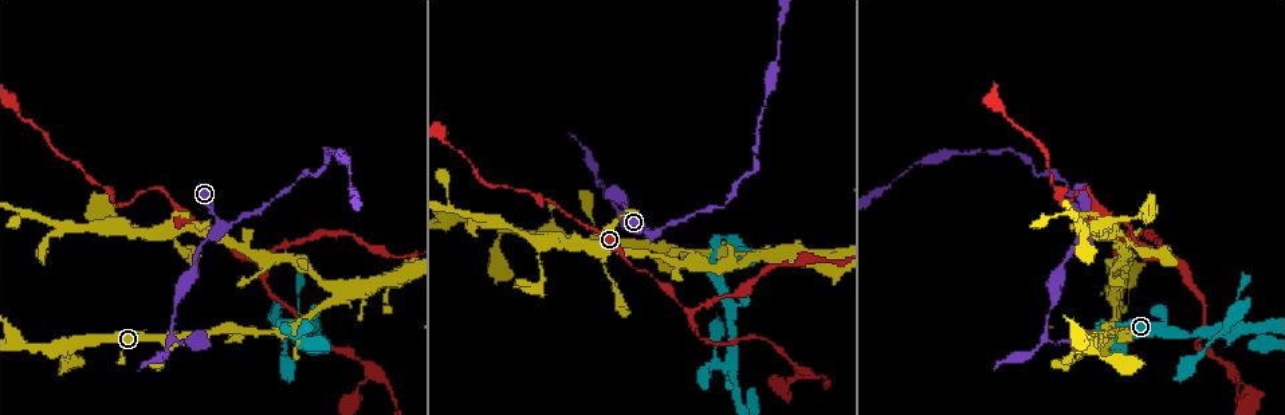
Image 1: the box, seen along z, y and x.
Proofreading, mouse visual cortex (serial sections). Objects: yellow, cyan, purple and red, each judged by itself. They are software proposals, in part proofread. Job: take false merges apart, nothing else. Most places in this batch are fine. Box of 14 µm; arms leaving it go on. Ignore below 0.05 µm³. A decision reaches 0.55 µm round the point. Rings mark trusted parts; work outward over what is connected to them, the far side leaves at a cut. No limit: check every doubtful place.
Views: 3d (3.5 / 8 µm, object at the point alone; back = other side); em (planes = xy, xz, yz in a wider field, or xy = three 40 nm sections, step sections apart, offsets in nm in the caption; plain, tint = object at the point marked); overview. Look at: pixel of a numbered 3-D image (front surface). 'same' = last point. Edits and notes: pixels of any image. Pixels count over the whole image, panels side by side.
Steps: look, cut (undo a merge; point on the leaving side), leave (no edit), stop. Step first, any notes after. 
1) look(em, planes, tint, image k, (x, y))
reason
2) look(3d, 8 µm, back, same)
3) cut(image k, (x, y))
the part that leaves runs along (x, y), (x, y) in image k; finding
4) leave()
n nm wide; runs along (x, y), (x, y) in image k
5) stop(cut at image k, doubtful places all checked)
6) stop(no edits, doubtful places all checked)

look(3d, 3.5 µm, image 1, (222, 223))
sharp bend

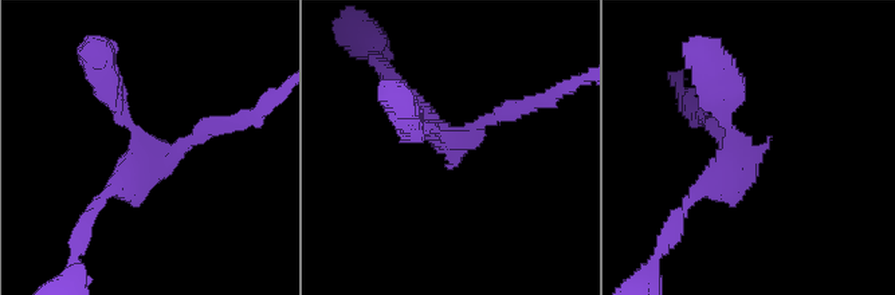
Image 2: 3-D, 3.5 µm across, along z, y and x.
look(em, xy, step 2, plain, image 2, (741, 149))
3 arms; arms of 200, 250, 250 nm

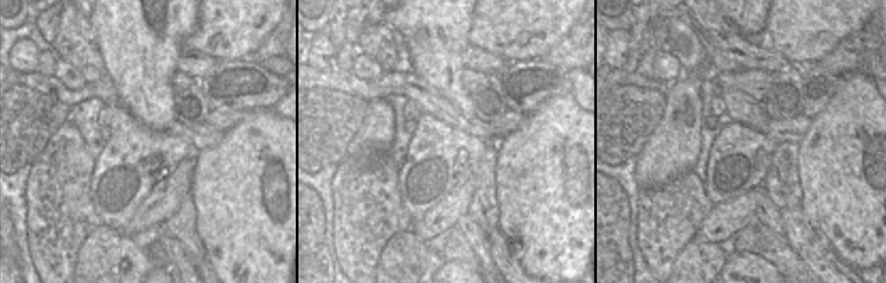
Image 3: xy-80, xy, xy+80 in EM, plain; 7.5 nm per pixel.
look(em, xy, step 2, tint, same)
where the object lies

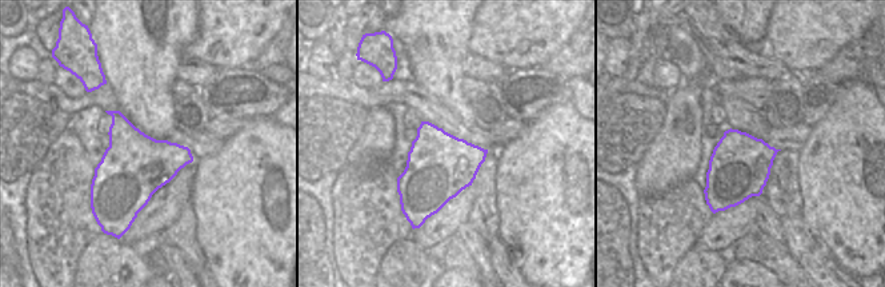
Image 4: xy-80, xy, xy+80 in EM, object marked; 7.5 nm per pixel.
leave()
runs along (721, 78), (741, 161), (693, 197) in image 2; one cell here

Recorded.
look(3d, 3.5 µm, image 1, (1178, 255))
branch point

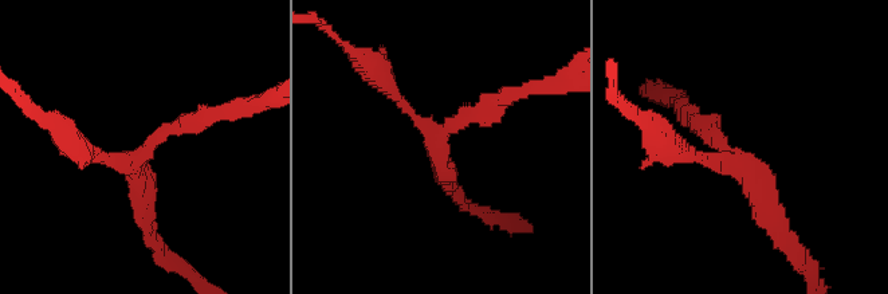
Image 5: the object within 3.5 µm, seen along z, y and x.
look(em, xy, step 2, tint, image 5, (132, 158))
3 arms; arms of 150, 250, 250 nm; shape alone is not enough

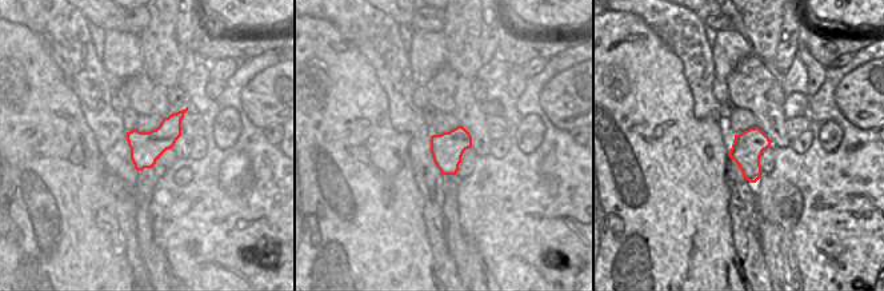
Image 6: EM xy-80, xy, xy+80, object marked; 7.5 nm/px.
leave()
260 nm wide; runs along (660, 140), (739, 164), (777, 226) in image 5; one cell here

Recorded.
look(3d, 3.5 µm, image 1, (1045, 337))
a narrow waist

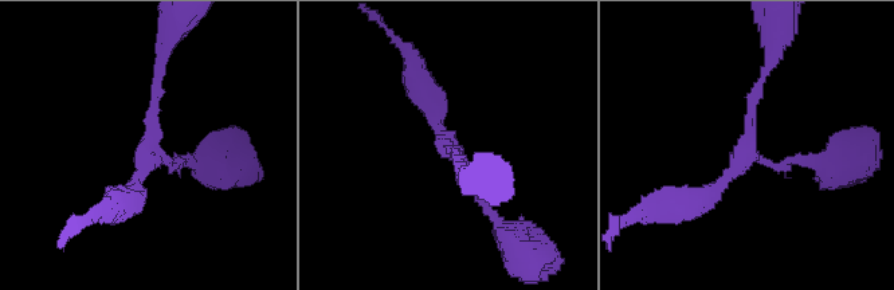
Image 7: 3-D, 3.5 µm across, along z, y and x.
look(em, xy, step 3, tint, image 7, (448, 148))
3 arms; arms of 150, 150, 300 nm

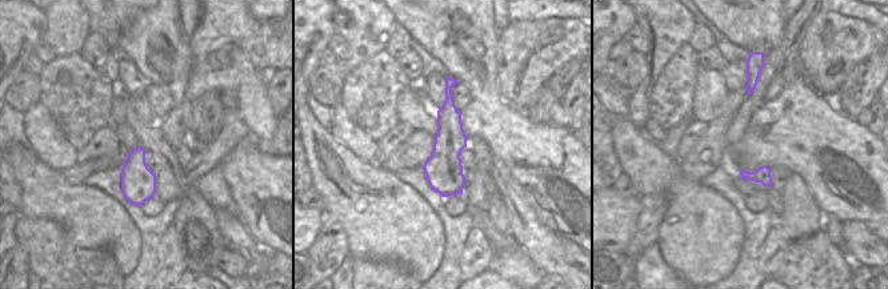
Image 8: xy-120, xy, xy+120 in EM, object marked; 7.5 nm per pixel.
leave()
runs along (448, 80), (446, 193) in image 8; one cell here

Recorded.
stop(no edits, doubtful places all checked)

